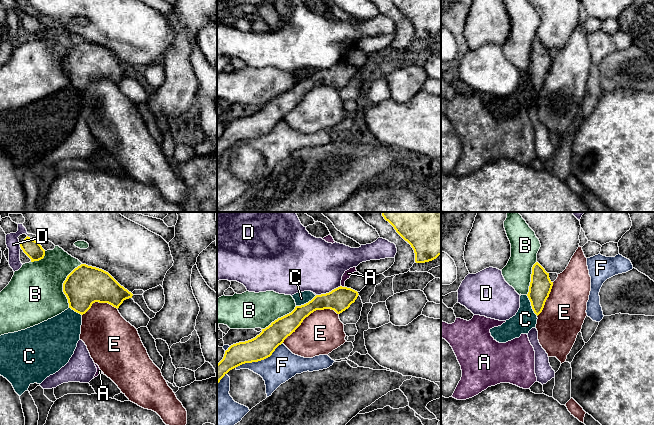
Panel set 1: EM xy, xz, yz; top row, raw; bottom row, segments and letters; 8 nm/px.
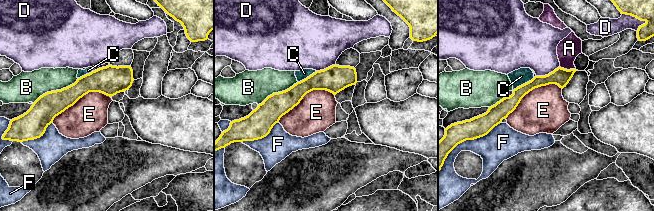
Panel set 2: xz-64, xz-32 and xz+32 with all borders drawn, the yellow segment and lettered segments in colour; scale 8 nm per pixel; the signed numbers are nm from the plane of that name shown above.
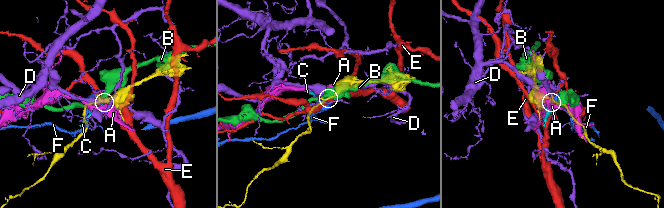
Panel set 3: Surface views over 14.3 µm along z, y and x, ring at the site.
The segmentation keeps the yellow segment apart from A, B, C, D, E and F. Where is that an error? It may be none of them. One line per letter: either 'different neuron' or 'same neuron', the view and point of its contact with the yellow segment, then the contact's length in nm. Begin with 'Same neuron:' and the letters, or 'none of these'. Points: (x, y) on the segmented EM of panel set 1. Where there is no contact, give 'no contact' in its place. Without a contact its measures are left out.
Same neuron: none of these
A: different neuron | xz (343, 287) | 40 nm
B: different neuron | xy (63, 285) | 380 nm
C: different neuron | yz (531, 305) | 190 nm
D: different neuron | xz (329, 292) | 220 nm
E: different neuron | xz (309, 314) | 500 nm
F: different neuron | xz (259, 360) | 440 nm

